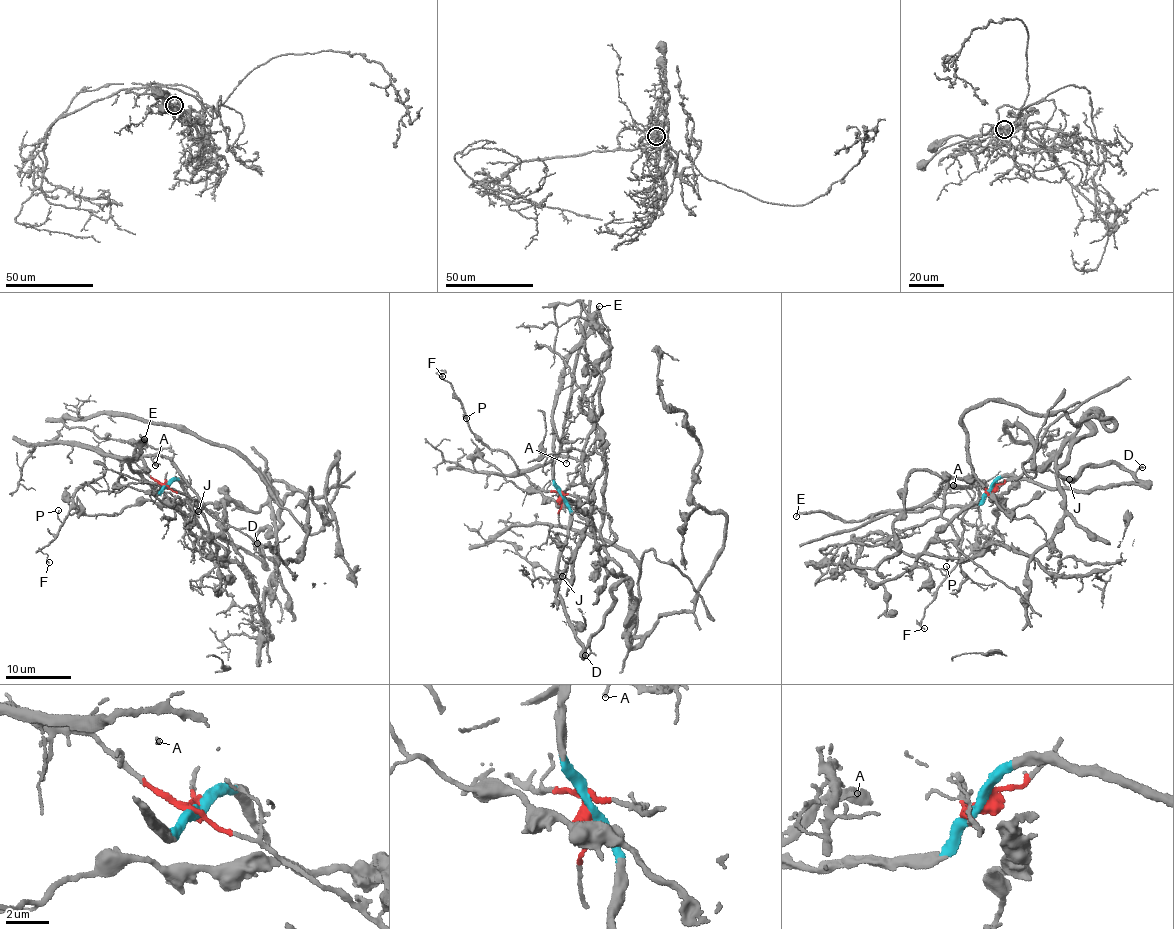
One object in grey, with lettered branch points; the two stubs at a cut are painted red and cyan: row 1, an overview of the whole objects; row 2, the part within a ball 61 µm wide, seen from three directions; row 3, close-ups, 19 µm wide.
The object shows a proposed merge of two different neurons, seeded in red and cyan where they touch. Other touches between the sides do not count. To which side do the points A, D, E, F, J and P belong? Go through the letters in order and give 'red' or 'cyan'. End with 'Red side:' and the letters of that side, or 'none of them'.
A: red
D: cyan
E: cyan
F: red
J: cyan
P: red
Red side: A, F, P

